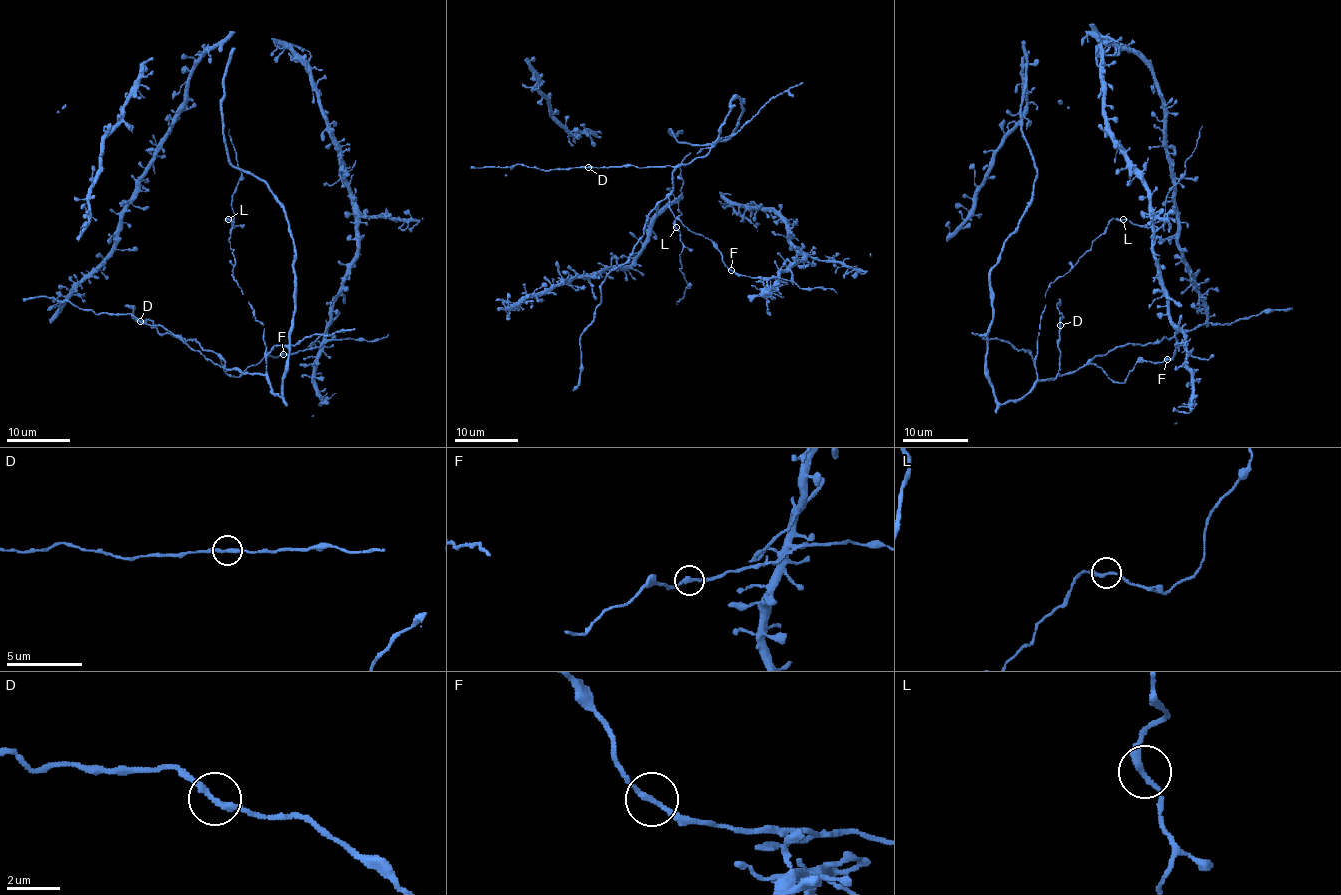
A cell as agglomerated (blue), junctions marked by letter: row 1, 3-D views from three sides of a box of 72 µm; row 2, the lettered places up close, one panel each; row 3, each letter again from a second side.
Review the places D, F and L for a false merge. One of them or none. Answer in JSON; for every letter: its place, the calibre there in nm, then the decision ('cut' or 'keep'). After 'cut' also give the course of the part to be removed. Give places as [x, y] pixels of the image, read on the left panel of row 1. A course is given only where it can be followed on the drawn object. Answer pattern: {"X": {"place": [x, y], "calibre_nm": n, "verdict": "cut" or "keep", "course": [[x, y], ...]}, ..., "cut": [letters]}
{"D": {"place": [140, 321], "calibre_nm": 220, "verdict": "keep"}, "F": {"place": [283, 354], "calibre_nm": 220, "verdict": "keep"}, "L": {"place": [228, 219], "calibre_nm": 240, "verdict": "keep"}, "cut": []}

